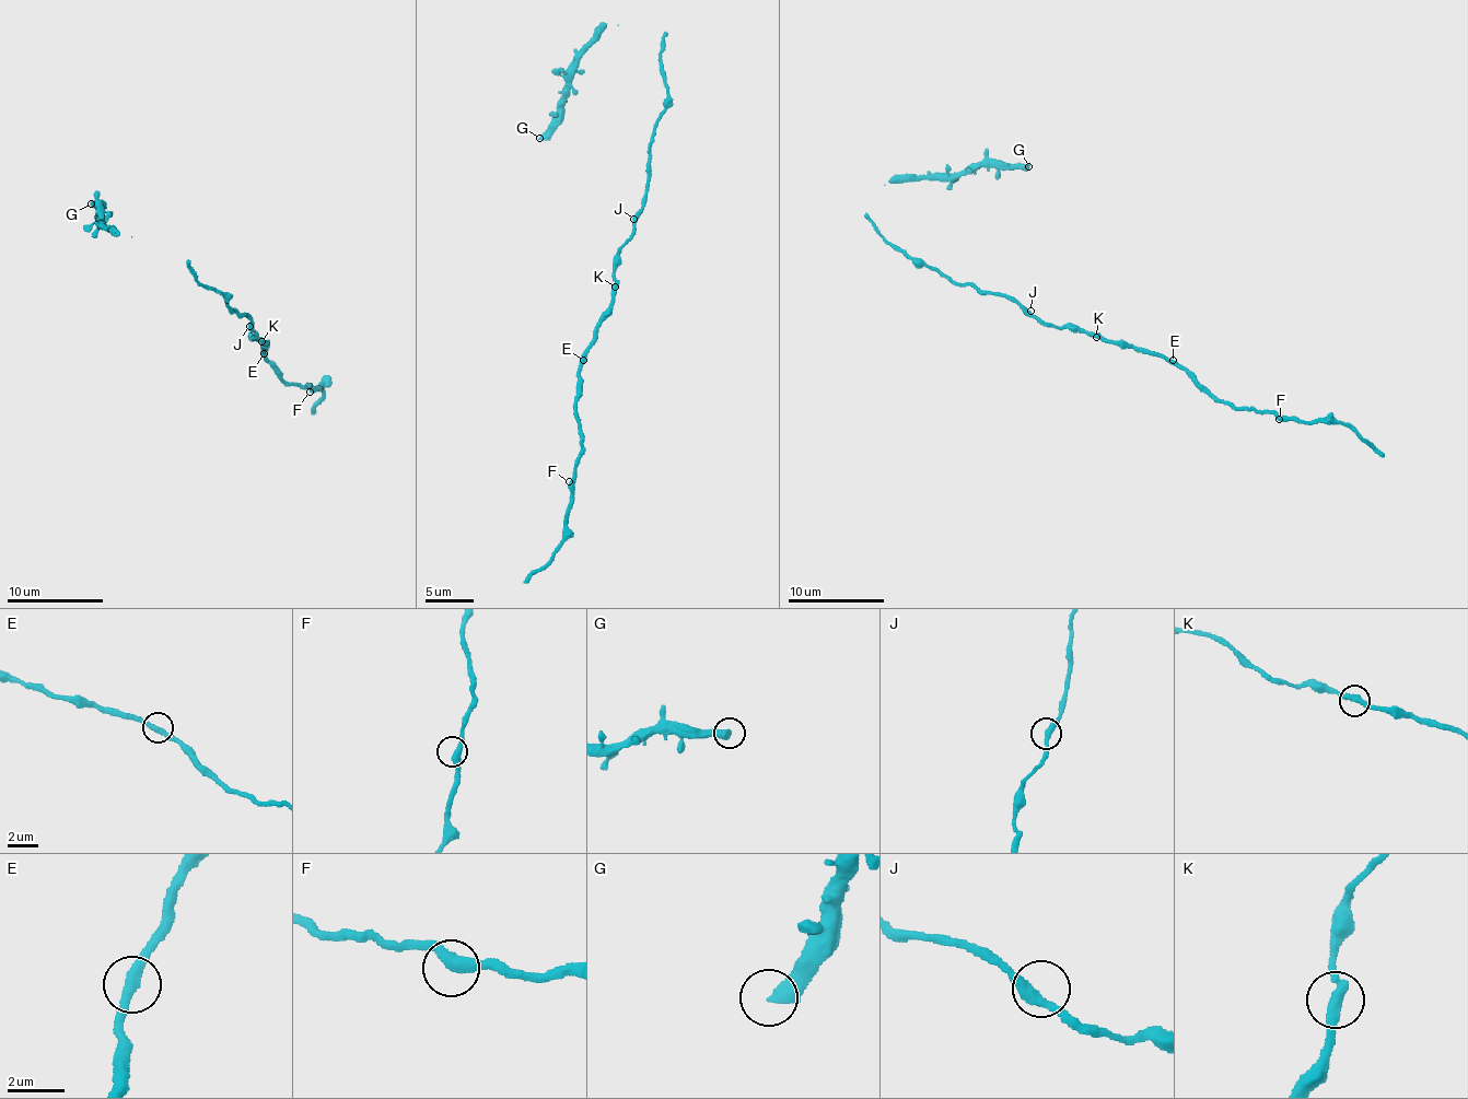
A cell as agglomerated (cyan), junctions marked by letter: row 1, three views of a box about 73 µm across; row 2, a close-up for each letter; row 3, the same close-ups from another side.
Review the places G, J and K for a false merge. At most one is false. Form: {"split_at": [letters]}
{"split_at": []}

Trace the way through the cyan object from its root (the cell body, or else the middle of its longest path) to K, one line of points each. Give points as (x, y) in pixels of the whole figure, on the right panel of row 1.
K: (1027, 313), (1051, 326), (1076, 328), (1096, 336)

